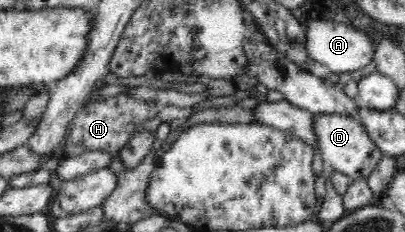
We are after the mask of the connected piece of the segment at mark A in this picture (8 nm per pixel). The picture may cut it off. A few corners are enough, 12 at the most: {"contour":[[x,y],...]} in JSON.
{"contour":[[309,20],[307,50],[341,73],[371,65],[377,44],[347,22]]}

